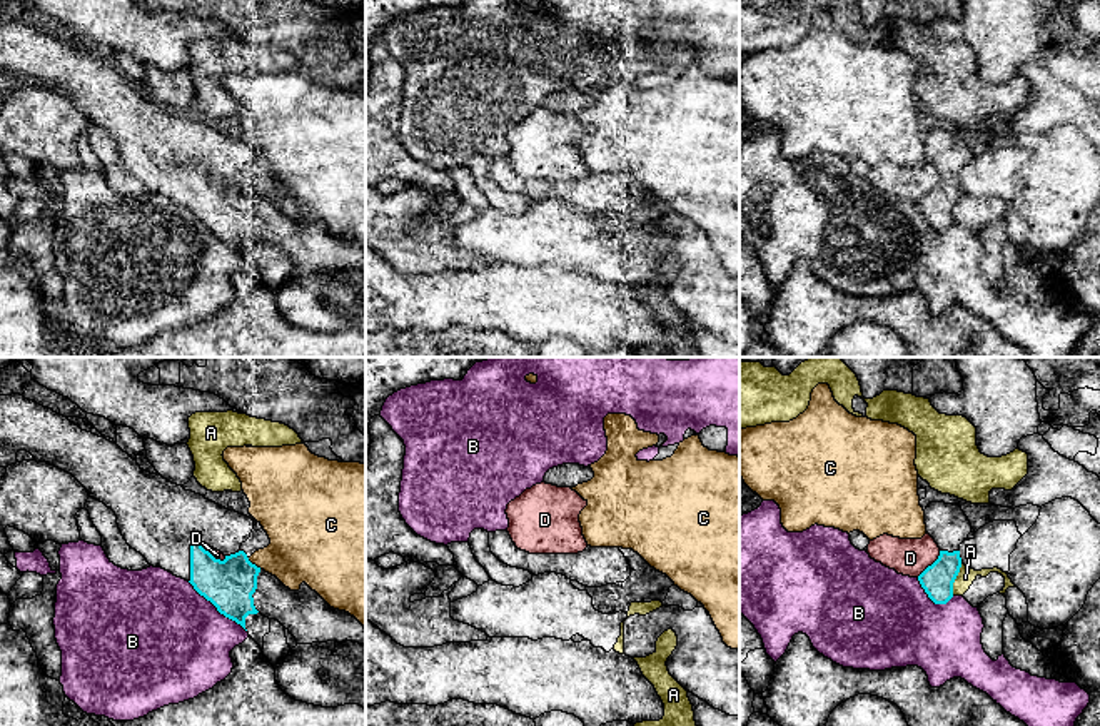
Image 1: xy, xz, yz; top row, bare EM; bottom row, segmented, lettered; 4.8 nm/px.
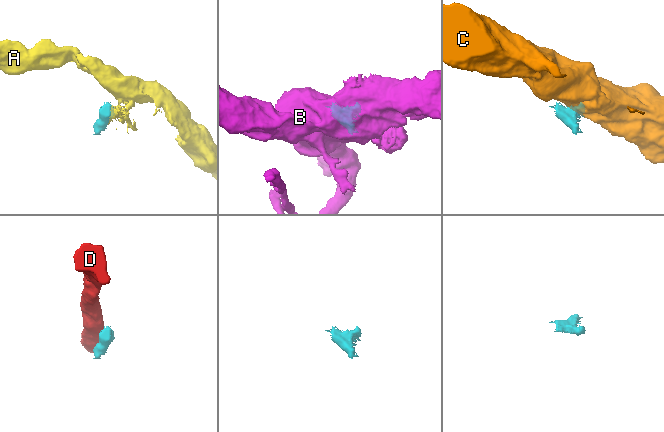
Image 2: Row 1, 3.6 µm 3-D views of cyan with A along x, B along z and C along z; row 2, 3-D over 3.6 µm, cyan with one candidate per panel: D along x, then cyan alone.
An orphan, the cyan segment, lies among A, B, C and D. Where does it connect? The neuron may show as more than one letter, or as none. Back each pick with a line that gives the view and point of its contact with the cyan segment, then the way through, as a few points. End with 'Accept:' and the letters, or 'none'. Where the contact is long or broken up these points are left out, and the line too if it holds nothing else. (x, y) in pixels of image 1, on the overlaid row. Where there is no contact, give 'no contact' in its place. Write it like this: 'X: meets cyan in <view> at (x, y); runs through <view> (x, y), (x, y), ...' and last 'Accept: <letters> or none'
Accept: none

